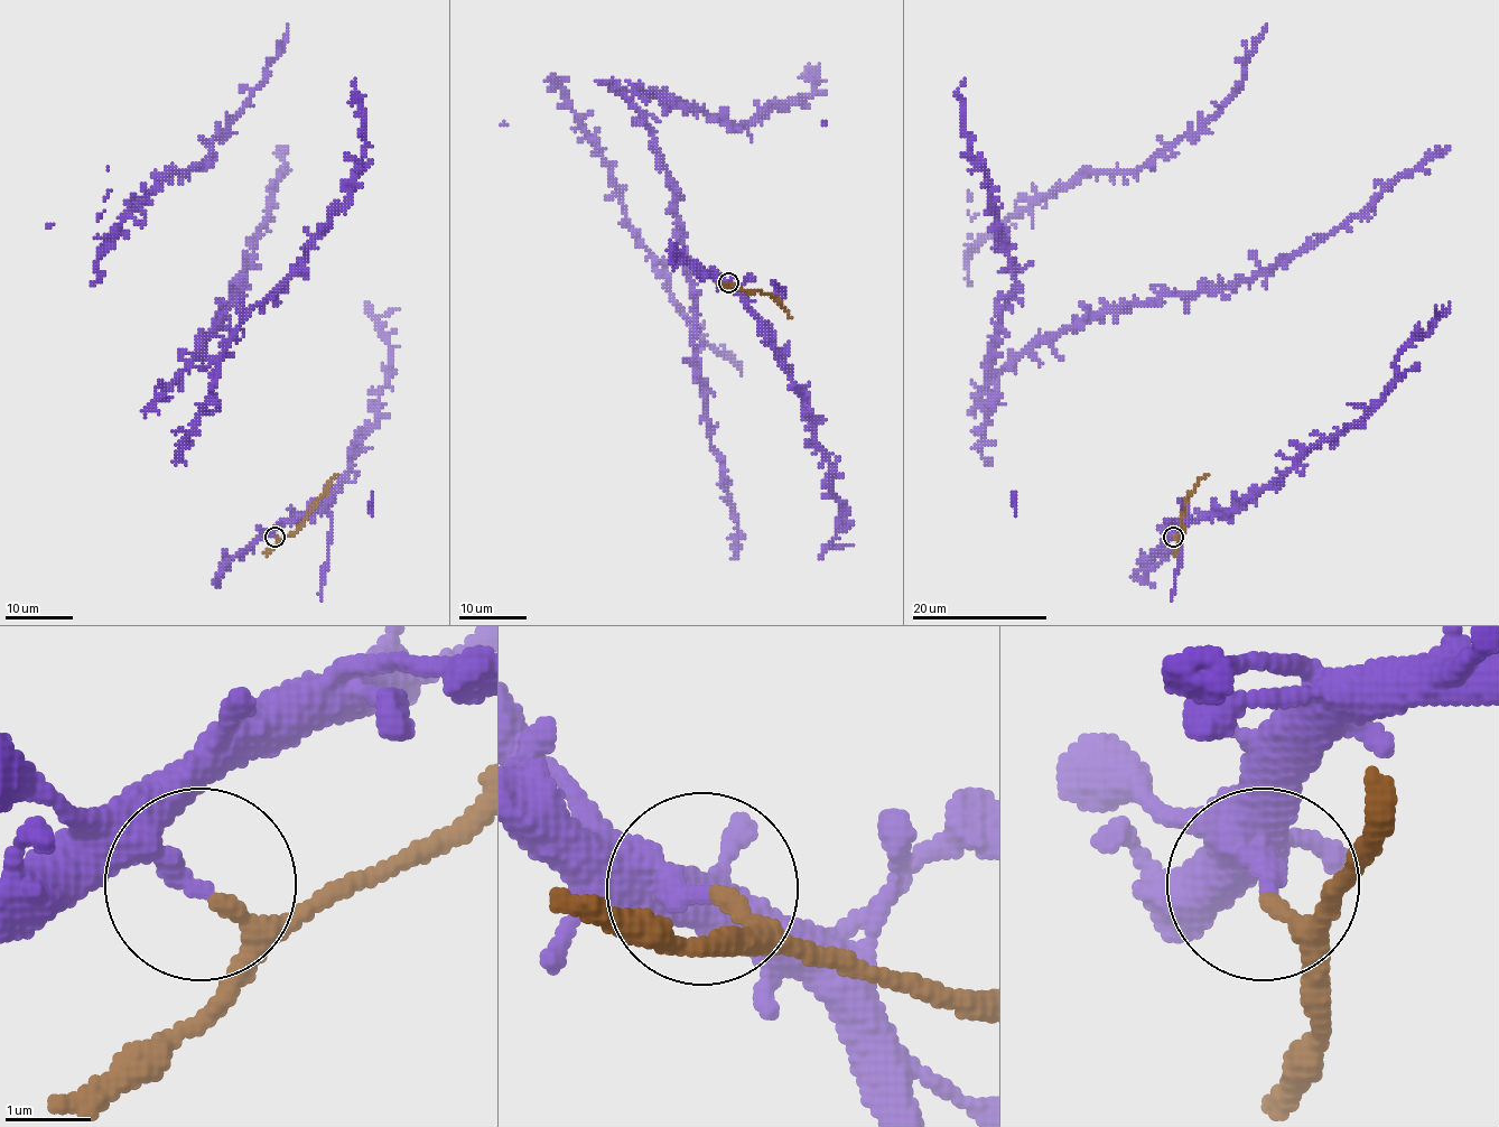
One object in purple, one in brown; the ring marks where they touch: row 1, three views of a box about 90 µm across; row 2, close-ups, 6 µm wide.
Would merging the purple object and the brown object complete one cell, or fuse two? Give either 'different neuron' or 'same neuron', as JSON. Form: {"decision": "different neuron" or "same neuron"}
{"decision": "different neuron"}

